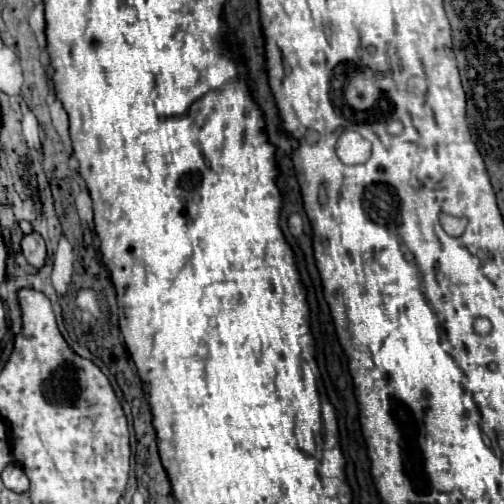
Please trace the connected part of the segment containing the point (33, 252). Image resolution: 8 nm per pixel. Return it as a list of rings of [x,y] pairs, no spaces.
[[[36,232],[24,236],[24,240],[22,240],[22,254],[26,256],[30,266],[42,268],[44,262],[46,262],[46,244],[44,244],[42,236],[36,234]]]

